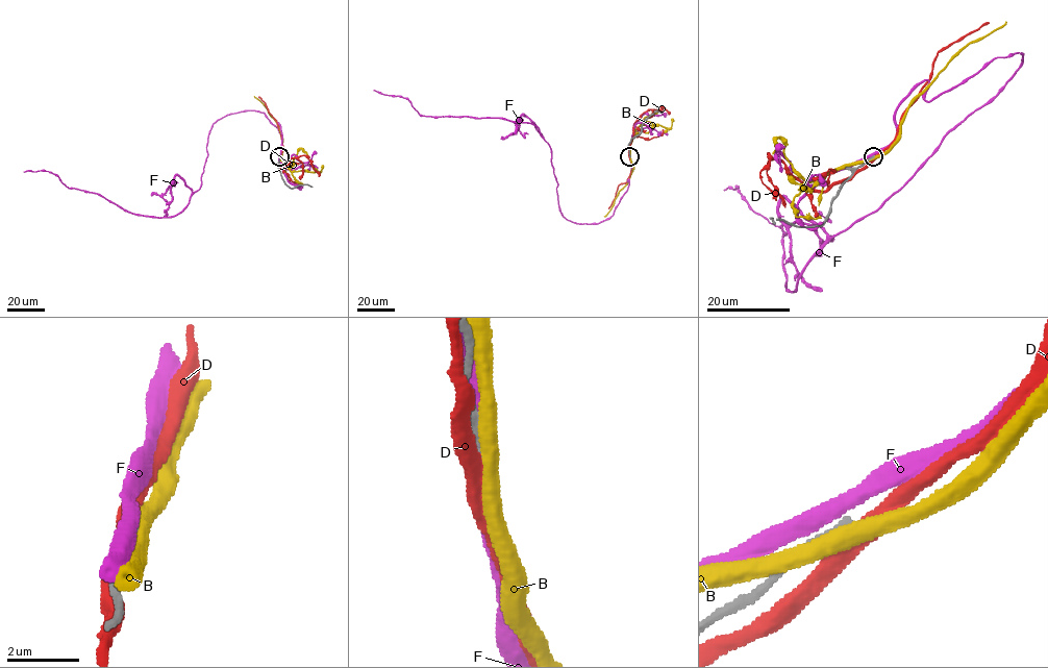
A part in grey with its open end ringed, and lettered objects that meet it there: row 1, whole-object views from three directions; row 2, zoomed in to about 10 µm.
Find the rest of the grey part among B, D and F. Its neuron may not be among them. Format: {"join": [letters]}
{"join": []}

